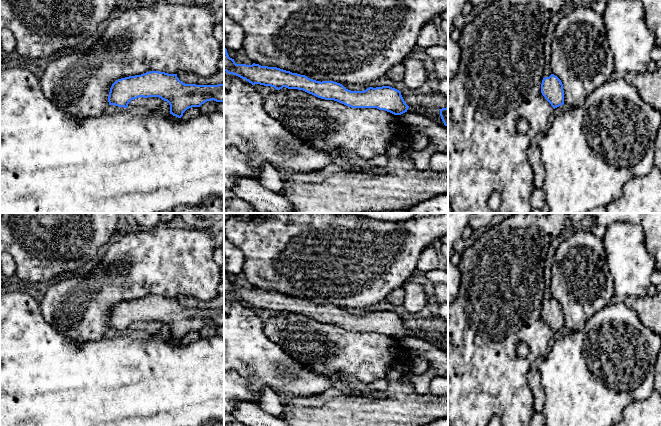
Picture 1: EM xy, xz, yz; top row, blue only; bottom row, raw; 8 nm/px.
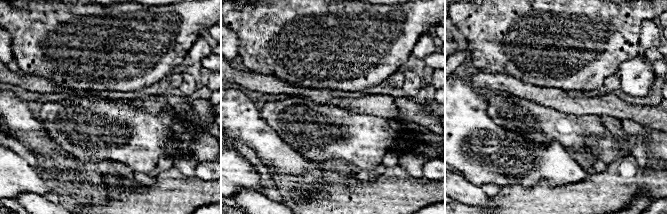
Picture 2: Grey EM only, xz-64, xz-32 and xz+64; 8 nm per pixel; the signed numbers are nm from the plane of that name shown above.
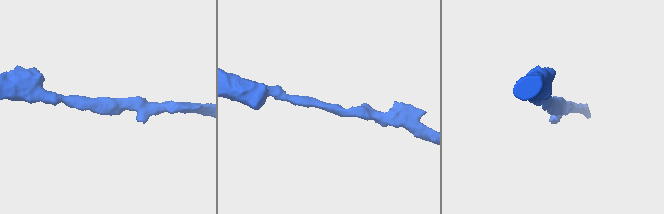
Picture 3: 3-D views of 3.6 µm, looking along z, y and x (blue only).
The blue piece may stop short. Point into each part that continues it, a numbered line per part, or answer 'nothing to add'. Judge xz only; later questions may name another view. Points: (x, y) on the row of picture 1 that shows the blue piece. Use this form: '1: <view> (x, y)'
nothing to add

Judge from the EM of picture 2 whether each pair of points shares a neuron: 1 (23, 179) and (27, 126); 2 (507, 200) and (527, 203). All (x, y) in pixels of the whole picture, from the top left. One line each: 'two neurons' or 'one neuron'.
1: two neurons
2: one neuron

